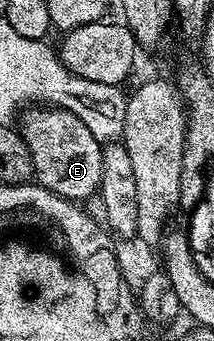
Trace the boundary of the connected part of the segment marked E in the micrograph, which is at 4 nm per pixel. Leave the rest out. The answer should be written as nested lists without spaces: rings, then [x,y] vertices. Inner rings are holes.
[[[36,107],[21,114],[20,132],[28,143],[28,151],[32,151],[34,175],[37,184],[43,185],[57,197],[82,203],[85,197],[99,192],[101,187],[101,159],[103,142],[88,131],[76,115],[66,109],[53,107]],[[32,112],[32,113],[30,113]]]

